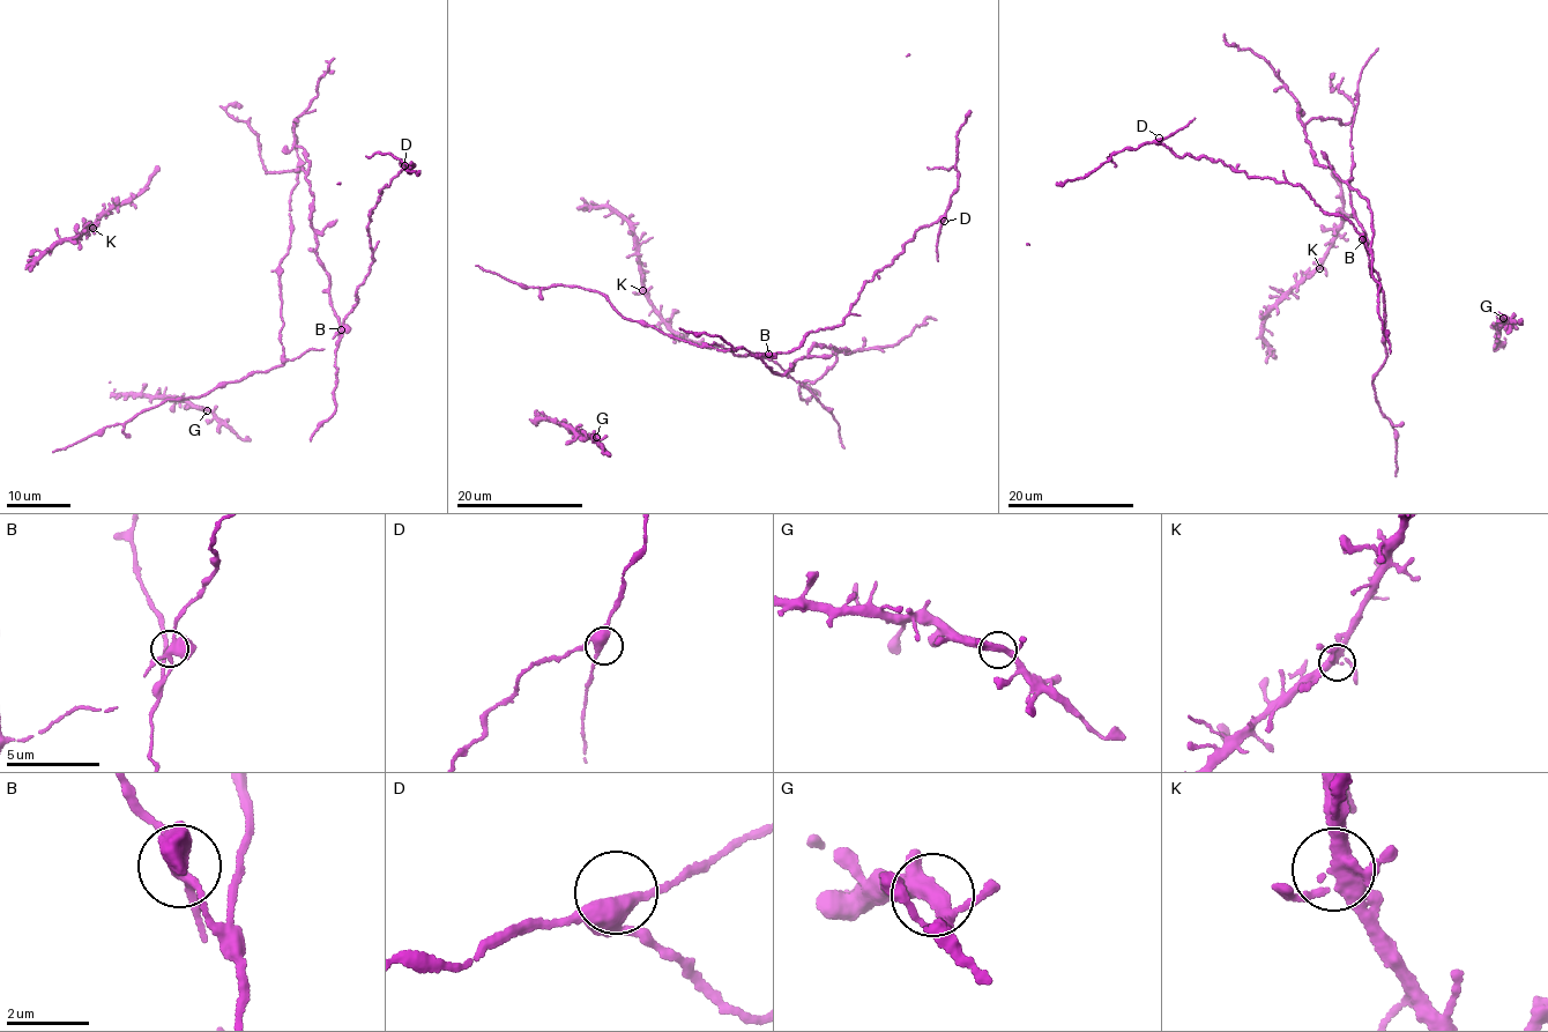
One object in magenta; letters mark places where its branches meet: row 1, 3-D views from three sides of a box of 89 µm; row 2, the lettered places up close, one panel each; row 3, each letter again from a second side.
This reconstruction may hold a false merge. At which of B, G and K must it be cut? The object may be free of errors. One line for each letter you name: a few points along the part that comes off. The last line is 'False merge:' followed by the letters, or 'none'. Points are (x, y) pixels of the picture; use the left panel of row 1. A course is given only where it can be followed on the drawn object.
False merge: B

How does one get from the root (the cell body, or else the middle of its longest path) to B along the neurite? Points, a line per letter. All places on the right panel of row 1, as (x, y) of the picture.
B: (1349, 186), (1368, 201), (1370, 209), (1370, 246), (1362, 240)

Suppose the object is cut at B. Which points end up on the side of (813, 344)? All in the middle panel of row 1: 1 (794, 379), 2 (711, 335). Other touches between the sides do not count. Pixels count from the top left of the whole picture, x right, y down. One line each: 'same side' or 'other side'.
1: other side
2: same side

